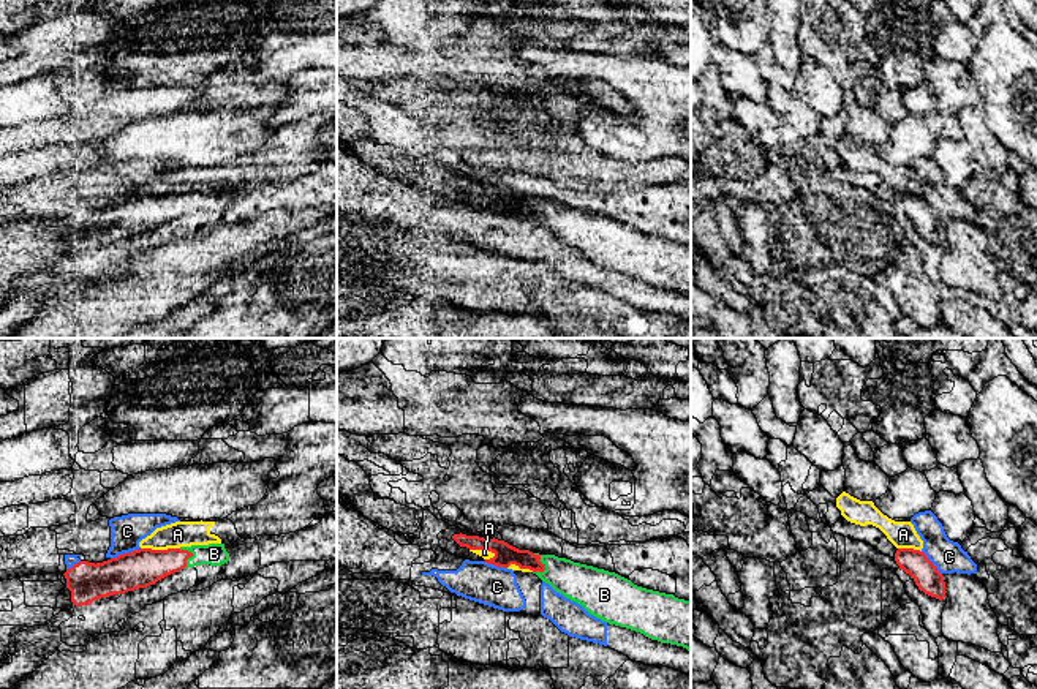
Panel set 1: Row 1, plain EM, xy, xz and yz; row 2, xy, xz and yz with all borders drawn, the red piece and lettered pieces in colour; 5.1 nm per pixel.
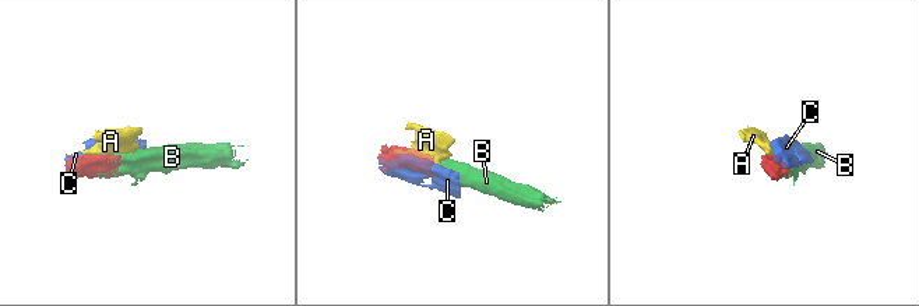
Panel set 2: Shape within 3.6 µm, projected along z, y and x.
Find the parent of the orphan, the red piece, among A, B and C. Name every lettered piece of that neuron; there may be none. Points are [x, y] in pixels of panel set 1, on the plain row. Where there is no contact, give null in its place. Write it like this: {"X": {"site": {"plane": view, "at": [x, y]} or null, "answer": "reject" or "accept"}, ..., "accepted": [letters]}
{"A": {"site": {"plane": "xy", "at": [160, 196]}, "answer": "reject"}, "B": {"site": {"plane": "xz", "at": [539, 207]}, "answer": "accept"}, "C": {"site": {"plane": "xy", "at": [125, 199]}, "answer": "reject"}, "accepted": ["B"]}

